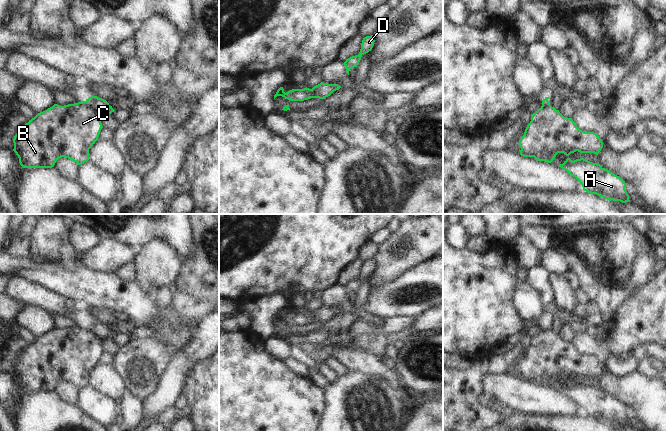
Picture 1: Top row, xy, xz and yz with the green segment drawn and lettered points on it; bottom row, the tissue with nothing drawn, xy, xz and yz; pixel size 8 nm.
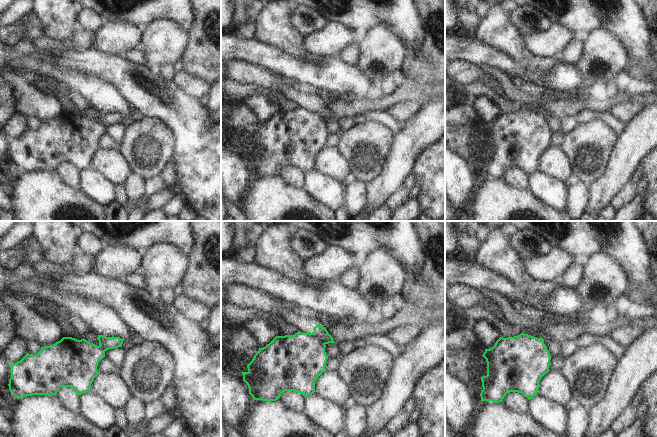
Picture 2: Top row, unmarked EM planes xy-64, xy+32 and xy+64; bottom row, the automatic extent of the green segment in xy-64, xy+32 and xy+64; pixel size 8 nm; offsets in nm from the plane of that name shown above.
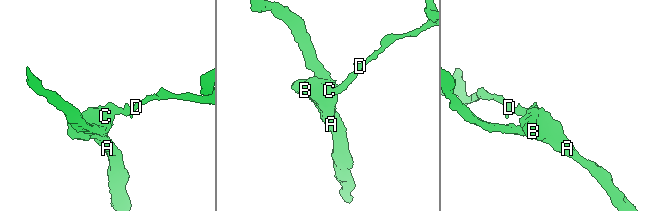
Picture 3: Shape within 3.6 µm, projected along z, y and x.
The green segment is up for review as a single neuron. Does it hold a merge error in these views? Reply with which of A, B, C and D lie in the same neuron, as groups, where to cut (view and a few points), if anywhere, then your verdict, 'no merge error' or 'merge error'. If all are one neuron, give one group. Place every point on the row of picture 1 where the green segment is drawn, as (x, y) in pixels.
A B C / D; cut in xy along (86, 100), (86, 103), (101, 116); merge error

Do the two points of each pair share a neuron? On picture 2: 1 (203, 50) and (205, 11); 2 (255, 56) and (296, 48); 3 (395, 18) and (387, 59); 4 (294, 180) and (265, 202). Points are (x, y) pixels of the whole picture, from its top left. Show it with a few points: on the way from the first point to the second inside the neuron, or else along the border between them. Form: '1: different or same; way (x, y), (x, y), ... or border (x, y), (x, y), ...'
1: same; way (203, 40), (202, 21)
2: different; border (261, 42), (280, 48), (297, 58), (306, 53)
3: different; border (369, 29), (386, 26), (407, 50)
4: different; border (278, 175), (290, 185), (302, 188)

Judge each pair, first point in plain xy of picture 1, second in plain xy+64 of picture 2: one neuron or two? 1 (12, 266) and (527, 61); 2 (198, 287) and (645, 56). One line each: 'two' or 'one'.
1: two
2: two

